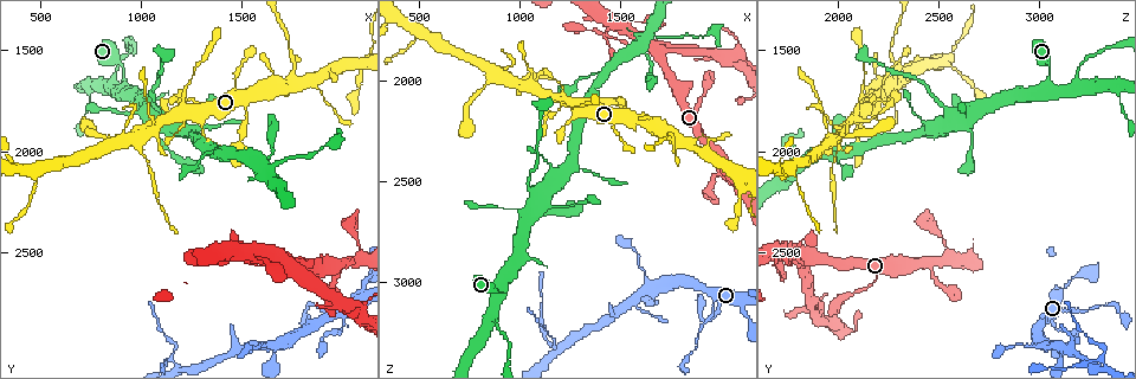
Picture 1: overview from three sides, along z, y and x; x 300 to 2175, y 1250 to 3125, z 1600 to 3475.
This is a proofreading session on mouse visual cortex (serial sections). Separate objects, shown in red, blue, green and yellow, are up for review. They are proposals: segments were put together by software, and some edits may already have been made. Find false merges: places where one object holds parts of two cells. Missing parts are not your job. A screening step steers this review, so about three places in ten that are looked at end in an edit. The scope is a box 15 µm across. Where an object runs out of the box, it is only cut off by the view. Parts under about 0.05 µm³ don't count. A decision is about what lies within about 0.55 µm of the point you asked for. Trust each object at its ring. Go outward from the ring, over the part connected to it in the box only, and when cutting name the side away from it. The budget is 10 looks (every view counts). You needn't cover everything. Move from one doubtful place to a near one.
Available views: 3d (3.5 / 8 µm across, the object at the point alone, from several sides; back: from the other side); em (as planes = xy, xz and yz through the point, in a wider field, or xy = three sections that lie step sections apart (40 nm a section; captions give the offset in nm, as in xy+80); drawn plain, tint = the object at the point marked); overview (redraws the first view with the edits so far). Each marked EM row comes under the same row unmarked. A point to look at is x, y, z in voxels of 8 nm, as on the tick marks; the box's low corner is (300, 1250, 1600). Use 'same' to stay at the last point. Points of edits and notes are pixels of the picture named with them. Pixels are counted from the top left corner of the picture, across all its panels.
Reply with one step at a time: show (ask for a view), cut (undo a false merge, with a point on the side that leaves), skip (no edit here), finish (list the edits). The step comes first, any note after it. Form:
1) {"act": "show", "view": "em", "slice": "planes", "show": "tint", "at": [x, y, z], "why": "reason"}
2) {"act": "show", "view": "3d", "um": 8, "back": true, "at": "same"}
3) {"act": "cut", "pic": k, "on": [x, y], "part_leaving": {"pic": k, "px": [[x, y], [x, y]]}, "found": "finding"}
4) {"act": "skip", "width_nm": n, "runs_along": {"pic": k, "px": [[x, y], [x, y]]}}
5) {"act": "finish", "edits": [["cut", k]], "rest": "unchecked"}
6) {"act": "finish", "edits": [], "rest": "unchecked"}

{"act": "show", "view": "3d", "um": 3.5, "at": [1060, 1780, 2530], "why": "sudden change in width"}

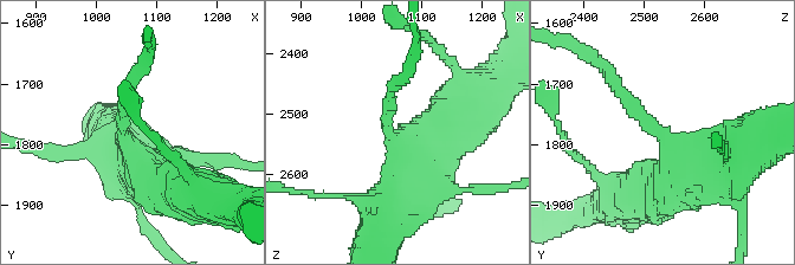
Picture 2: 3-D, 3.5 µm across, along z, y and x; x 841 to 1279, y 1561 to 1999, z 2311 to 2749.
{"act": "show", "view": "em", "slice": "xy", "step": 5, "show": "tint", "at": [1045, 1780, 2525], "arm_widths_nm": [200, 600]}

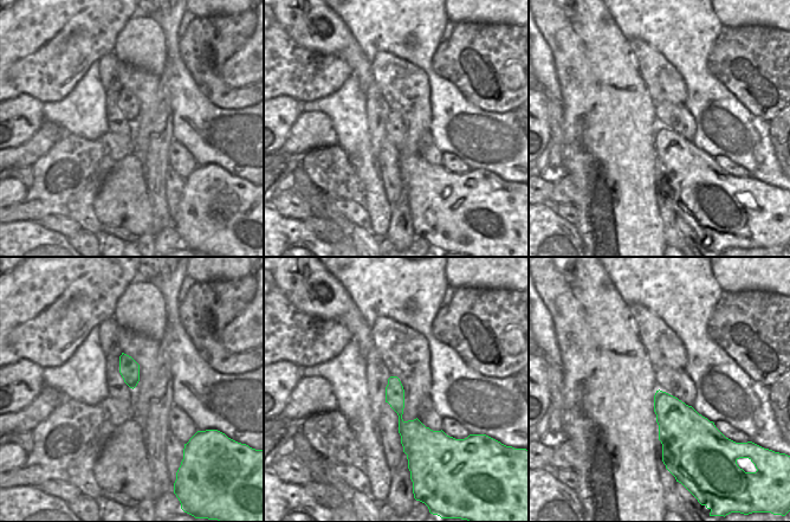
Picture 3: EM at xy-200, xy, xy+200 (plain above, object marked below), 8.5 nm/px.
{"act": "skip", "found": "all the same cell"}

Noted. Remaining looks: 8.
{"act": "show", "view": "3d", "um": 3.5, "at": [1750, 1640, 2270]}

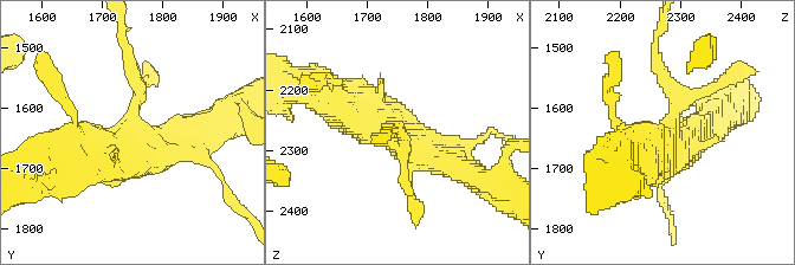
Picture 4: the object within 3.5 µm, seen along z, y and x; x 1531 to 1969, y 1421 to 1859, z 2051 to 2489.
{"act": "show", "view": "em", "slice": "planes", "show": "tint", "at": [1740, 1645, 2275], "arms": 3, "arm_widths_nm": [200, 400, 600]}

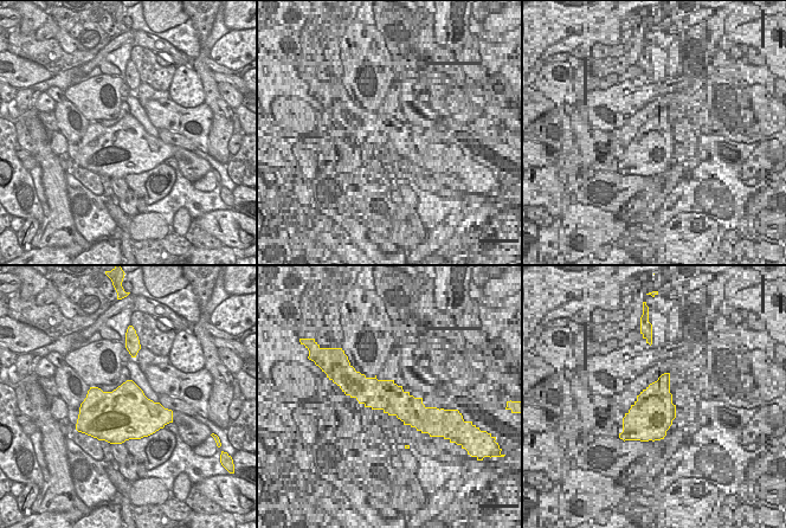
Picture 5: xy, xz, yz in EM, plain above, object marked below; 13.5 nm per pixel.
{"act": "skip", "runs_along": {"pic": 4, "px": [[331, 97], [461, 170]]}, "found": "one cell here"}

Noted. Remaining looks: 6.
{"act": "show", "view": "3d", "um": 3.5, "at": [1720, 2040, 1790], "why": "calibre changes"}

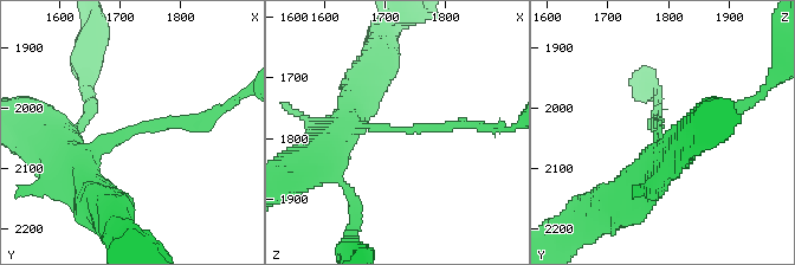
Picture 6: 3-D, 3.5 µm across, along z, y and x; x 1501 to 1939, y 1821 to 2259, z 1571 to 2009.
{"act": "show", "view": "em", "slice": "xy", "step": 3, "show": "tint", "at": [1725, 2035, 1785], "why": "now the EM"}

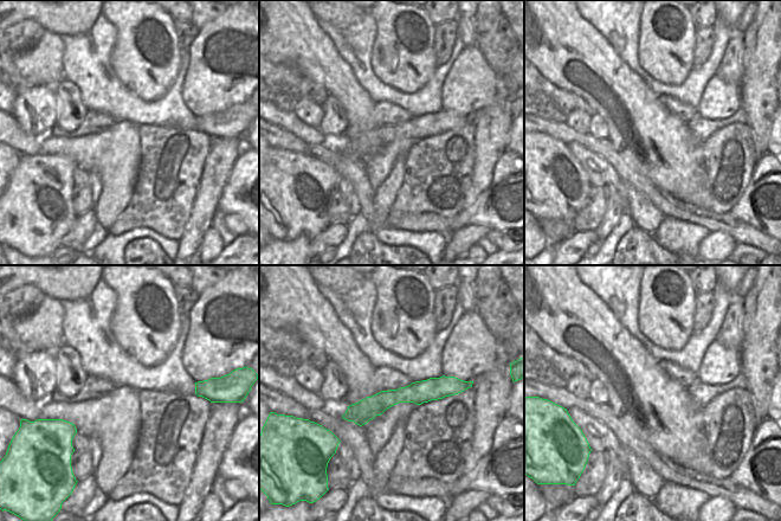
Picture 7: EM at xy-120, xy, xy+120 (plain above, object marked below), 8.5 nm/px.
{"act": "skip", "runs_along": {"pic": 6, "px": [[70, 156], [81, 161], [146, 124], [212, 117]]}, "found": "continuous, no second cell"}

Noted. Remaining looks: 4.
{"act": "show", "view": "3d", "um": 8, "back": true, "at": [1000, 2000, 2000], "why": "sudden change in width"}

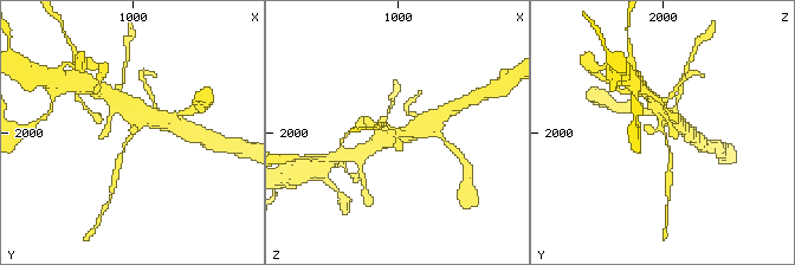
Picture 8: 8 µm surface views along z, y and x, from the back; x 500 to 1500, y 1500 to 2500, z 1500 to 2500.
{"act": "show", "view": "em", "slice": "xy", "step": 2, "show": "tint", "at": [990, 2000, 2000], "arm_widths_nm": [100, 400], "why": "need the tissue"}

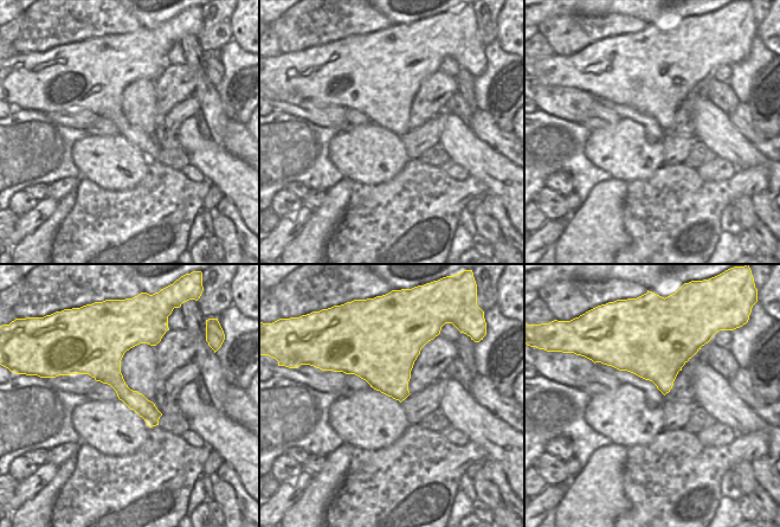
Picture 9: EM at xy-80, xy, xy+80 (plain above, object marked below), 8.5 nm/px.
{"act": "skip", "width_nm": 400, "runs_along": {"pic": 8, "px": [[134, 110], [144, 115], [125, 142], [118, 163]]}, "found": "continuous, no second cell"}

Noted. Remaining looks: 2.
{"act": "finish", "edits": [], "rest": "unchecked"}

